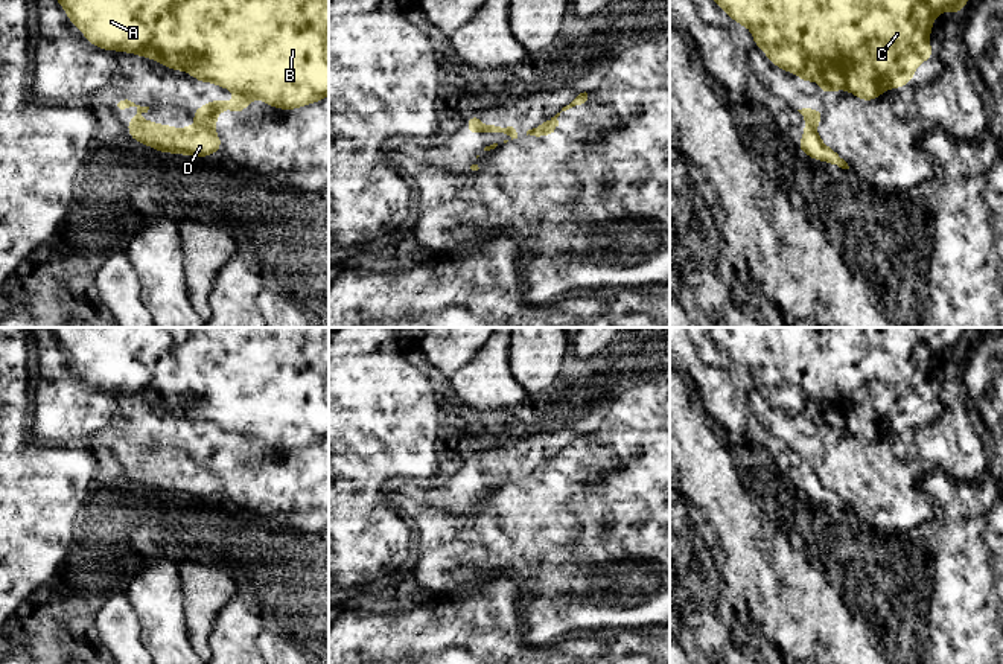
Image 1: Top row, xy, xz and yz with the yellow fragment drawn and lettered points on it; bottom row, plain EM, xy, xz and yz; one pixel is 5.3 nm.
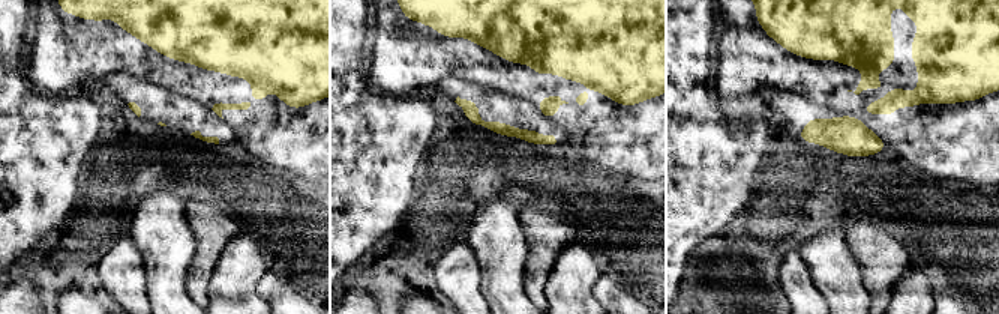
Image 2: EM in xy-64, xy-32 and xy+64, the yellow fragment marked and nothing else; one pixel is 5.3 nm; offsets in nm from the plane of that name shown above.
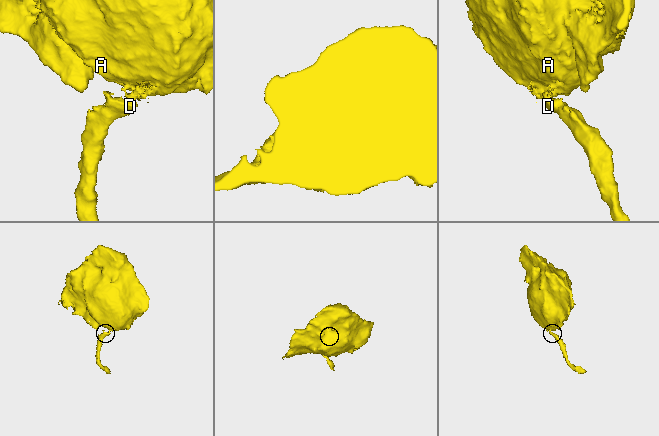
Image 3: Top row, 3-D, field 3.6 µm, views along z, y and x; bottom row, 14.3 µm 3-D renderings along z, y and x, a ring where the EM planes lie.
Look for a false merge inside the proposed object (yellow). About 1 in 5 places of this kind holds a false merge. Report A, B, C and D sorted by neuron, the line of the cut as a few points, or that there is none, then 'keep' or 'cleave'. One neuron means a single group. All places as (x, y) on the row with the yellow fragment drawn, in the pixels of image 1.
groups A B C / D; cut xy (198, 122), (210, 128); cleave

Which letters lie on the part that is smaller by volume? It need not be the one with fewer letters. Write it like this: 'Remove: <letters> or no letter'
Remove: D

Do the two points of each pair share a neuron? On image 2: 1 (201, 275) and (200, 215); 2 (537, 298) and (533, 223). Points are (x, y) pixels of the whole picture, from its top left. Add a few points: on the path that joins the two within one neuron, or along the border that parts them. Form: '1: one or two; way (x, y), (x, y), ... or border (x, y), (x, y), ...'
1: one; way (204, 260), (204, 230)
2: one; way (537, 280), (537, 241)

